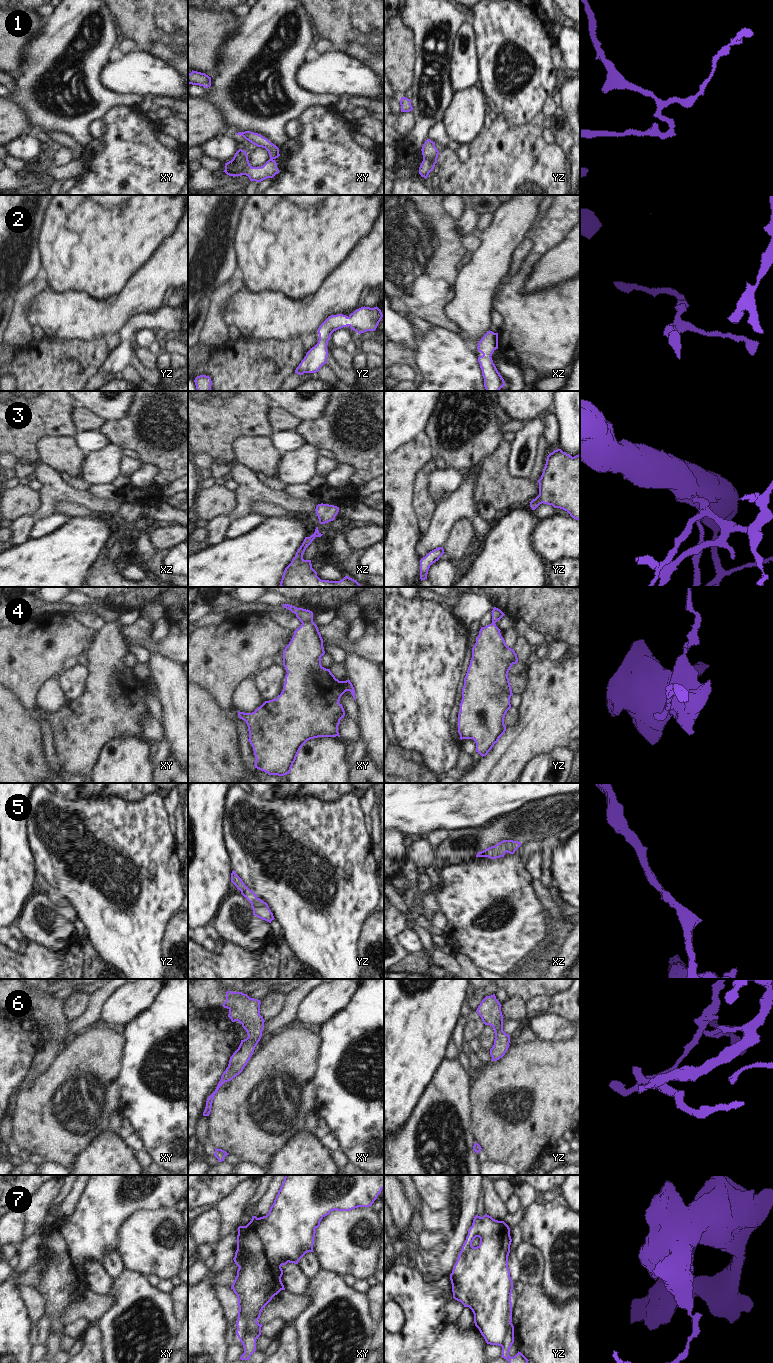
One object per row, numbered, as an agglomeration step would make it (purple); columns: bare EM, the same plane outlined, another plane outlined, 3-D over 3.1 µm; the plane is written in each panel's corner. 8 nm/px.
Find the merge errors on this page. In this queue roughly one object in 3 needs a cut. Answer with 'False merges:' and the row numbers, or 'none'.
False merges: 1, 4, 7

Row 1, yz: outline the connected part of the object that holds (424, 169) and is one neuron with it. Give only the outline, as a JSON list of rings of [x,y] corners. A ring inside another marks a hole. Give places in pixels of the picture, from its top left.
[[[423,159],[419,167],[419,174],[426,179],[431,171],[430,161],[428,159]]]

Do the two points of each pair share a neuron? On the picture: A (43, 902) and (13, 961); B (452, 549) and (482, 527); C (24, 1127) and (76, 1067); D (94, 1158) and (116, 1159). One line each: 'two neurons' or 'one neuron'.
A: two neurons
B: two neurons
C: one neuron
D: one neuron

